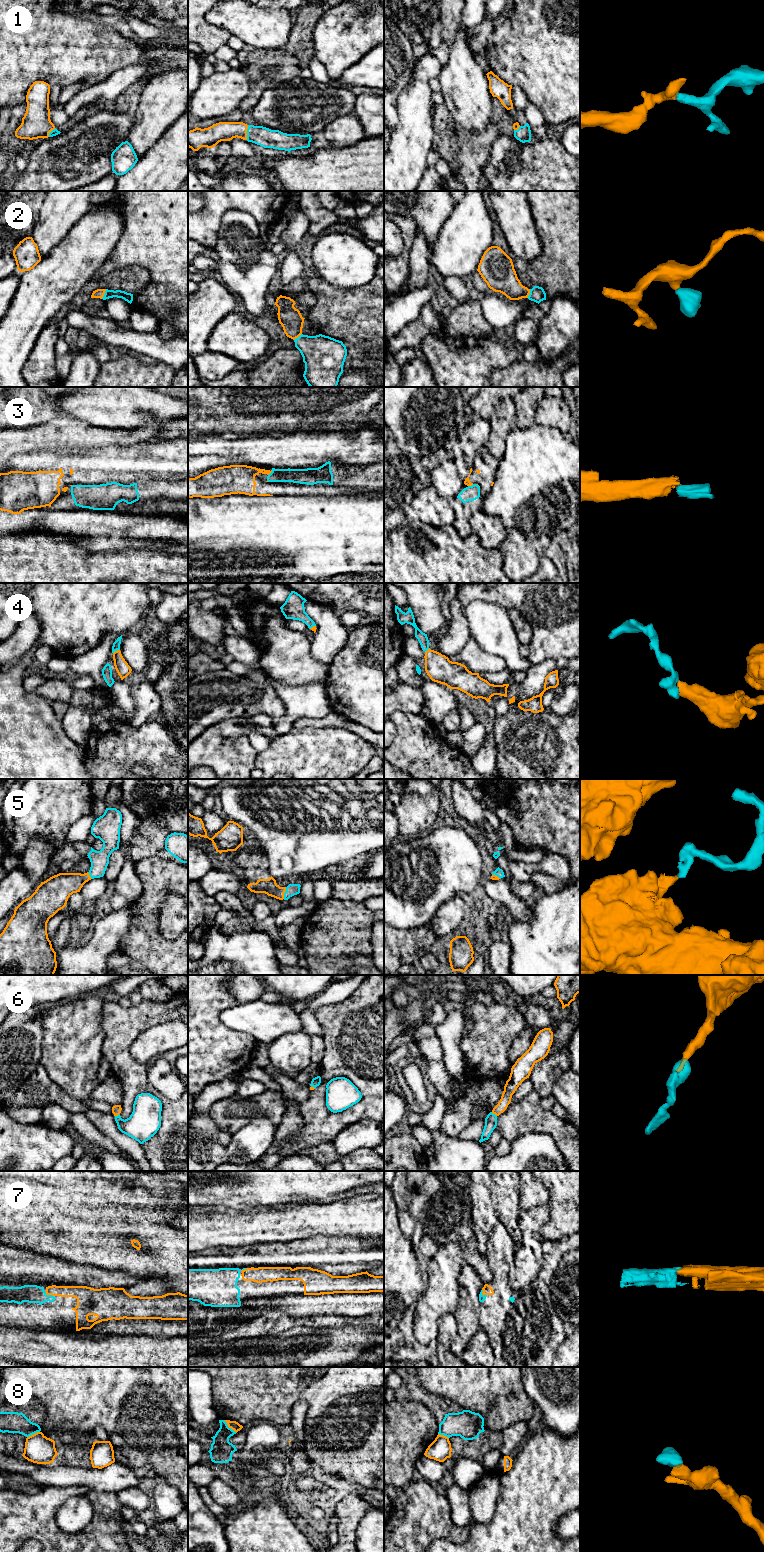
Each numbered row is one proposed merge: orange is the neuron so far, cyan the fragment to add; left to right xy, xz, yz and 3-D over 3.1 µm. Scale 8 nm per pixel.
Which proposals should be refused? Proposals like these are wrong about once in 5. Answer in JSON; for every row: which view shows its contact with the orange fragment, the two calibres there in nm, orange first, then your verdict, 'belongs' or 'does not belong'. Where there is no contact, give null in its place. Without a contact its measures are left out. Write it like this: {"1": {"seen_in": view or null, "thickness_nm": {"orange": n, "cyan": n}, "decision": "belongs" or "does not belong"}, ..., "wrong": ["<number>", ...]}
{"1": {"seen_in": "xz", "thickness_nm": {"orange": 160, "cyan": 160}, "decision": "belongs"}, "2": {"seen_in": "xy", "thickness_nm": {"orange": 80, "cyan": 70}, "decision": "belongs"}, "3": {"seen_in": "xz", "thickness_nm": {"orange": 220, "cyan": 110}, "decision": "does not belong"}, "4": {"seen_in": "xy", "thickness_nm": {"orange": 110, "cyan": 60}, "decision": "belongs"}, "5": {"seen_in": "xz", "thickness_nm": {"orange": 130, "cyan": 100}, "decision": "belongs"}, "6": {"seen_in": "yz", "thickness_nm": {"orange": 100, "cyan": 100}, "decision": "belongs"}, "7": {"seen_in": "xy", "thickness_nm": {"orange": 110, "cyan": 140}, "decision": "belongs"}, "8": {"seen_in": "xz", "thickness_nm": {"orange": 70, "cyan": 180}, "decision": "does not belong"}, "wrong": ["3", "8"]}

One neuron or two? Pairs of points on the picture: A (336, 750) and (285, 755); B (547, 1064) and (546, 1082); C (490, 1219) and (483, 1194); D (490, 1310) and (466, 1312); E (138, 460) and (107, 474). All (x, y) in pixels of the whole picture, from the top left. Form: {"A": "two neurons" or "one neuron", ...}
{"A": "one neuron", "B": "one neuron", "C": "one neuron", "D": "two neurons", "E": "one neuron"}

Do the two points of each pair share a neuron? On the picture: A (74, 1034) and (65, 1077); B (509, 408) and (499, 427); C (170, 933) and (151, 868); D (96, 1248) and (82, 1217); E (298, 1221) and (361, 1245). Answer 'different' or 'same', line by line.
A: same
B: same
C: different
D: same
E: different

